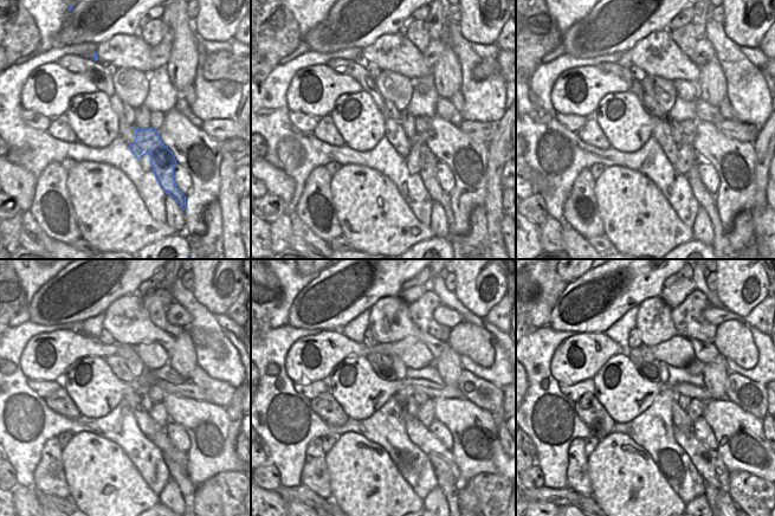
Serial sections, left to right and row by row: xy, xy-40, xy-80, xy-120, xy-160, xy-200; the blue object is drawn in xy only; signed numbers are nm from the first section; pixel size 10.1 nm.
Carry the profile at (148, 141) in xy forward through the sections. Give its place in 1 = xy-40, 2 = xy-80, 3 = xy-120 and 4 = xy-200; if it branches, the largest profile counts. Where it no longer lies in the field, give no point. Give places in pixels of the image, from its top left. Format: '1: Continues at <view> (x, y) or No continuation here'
1: Continues at xy-40 (428, 173)
2: Continues at xy-80 (705, 199)
3: Continues at xy-120 (176, 473)
4: Continues at xy-200 (711, 492).

